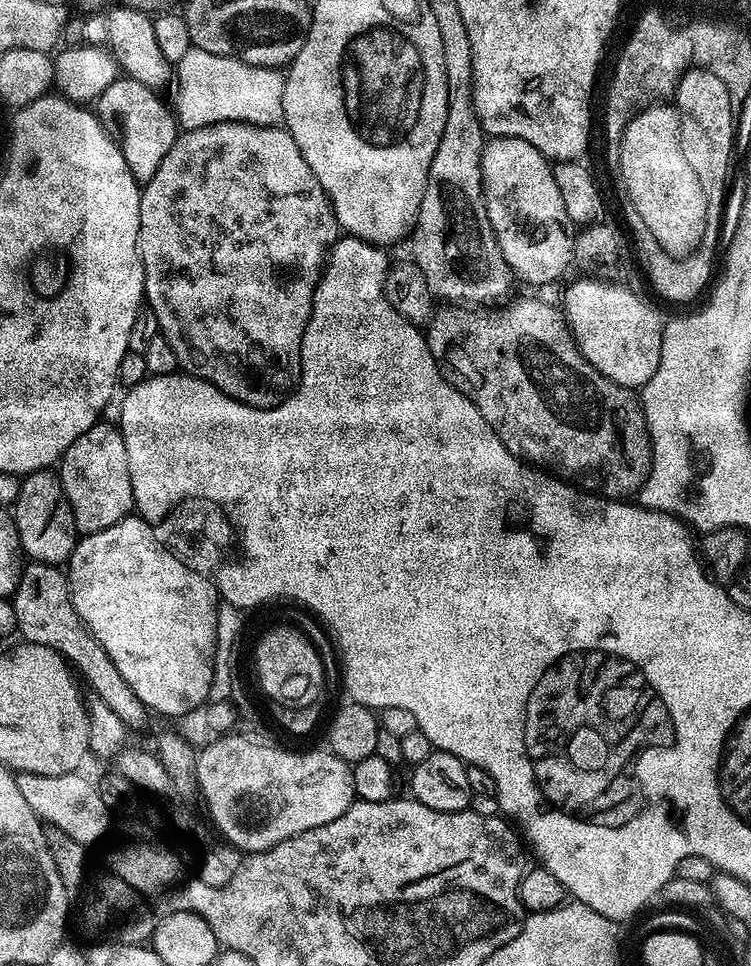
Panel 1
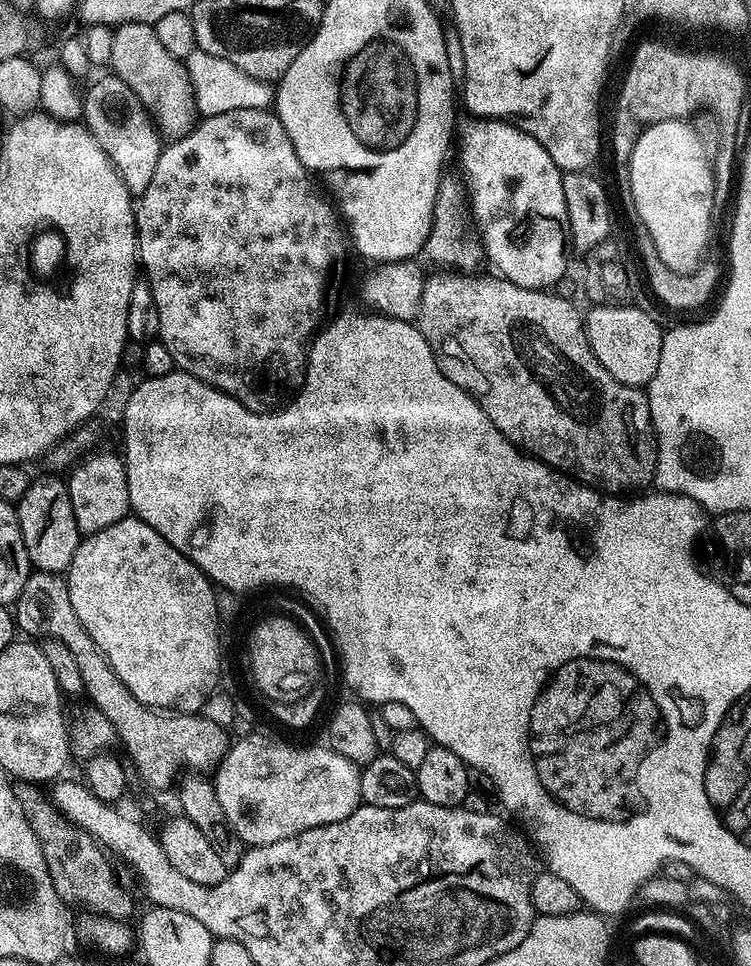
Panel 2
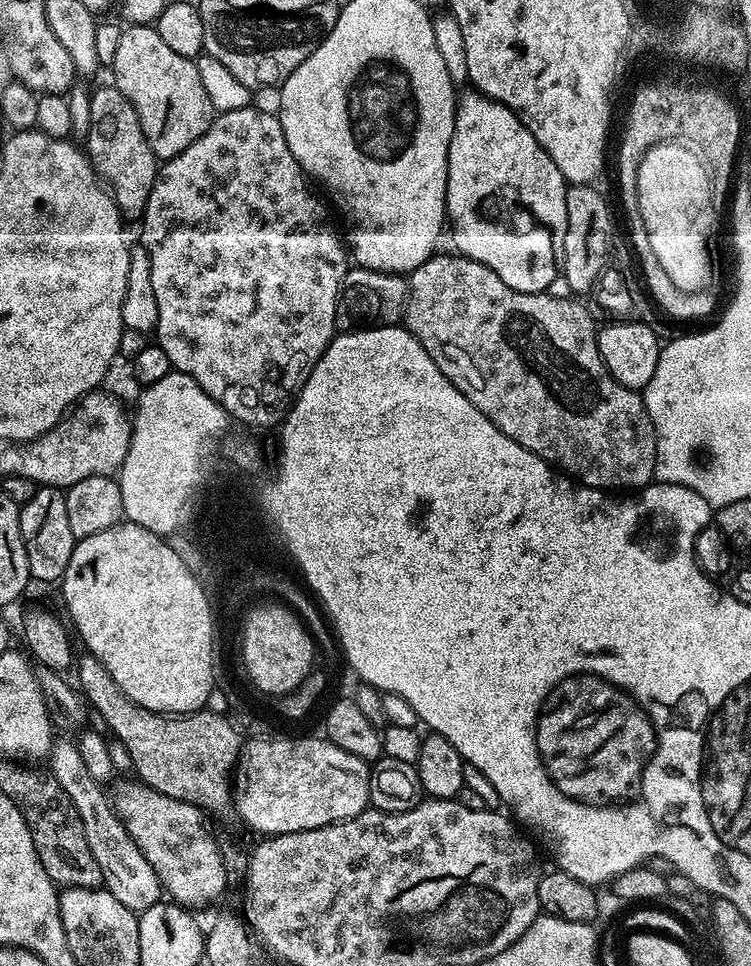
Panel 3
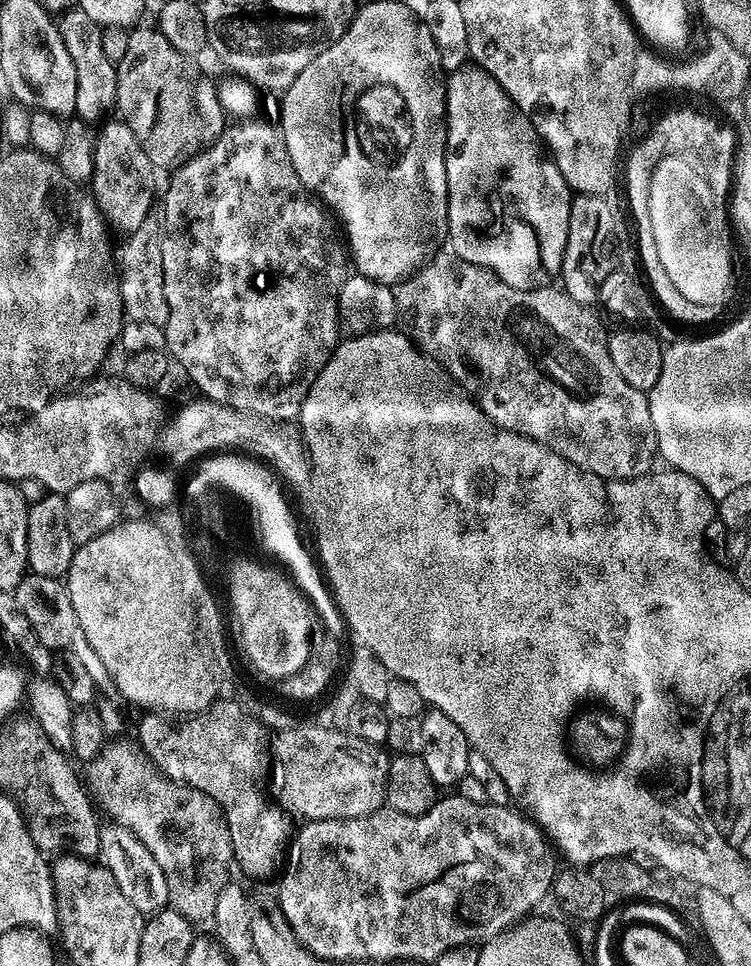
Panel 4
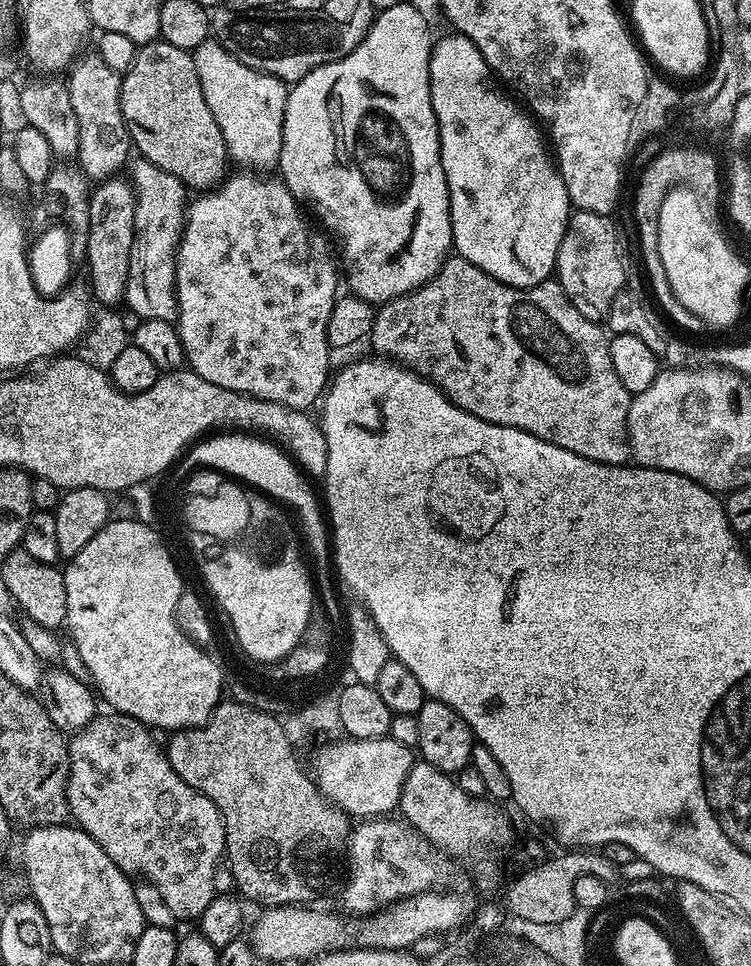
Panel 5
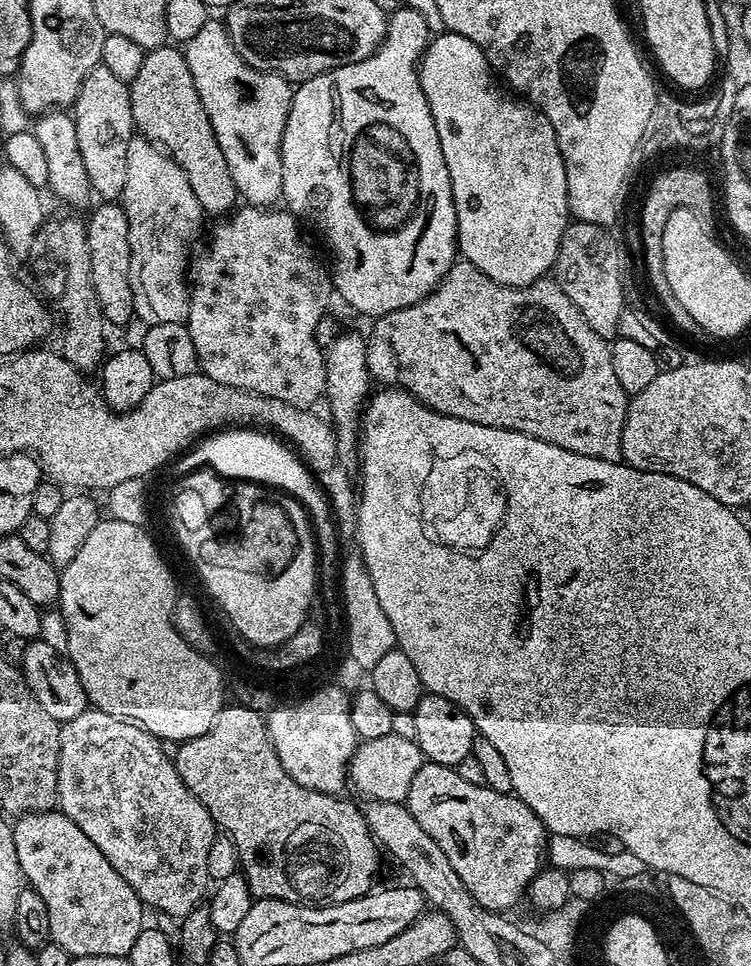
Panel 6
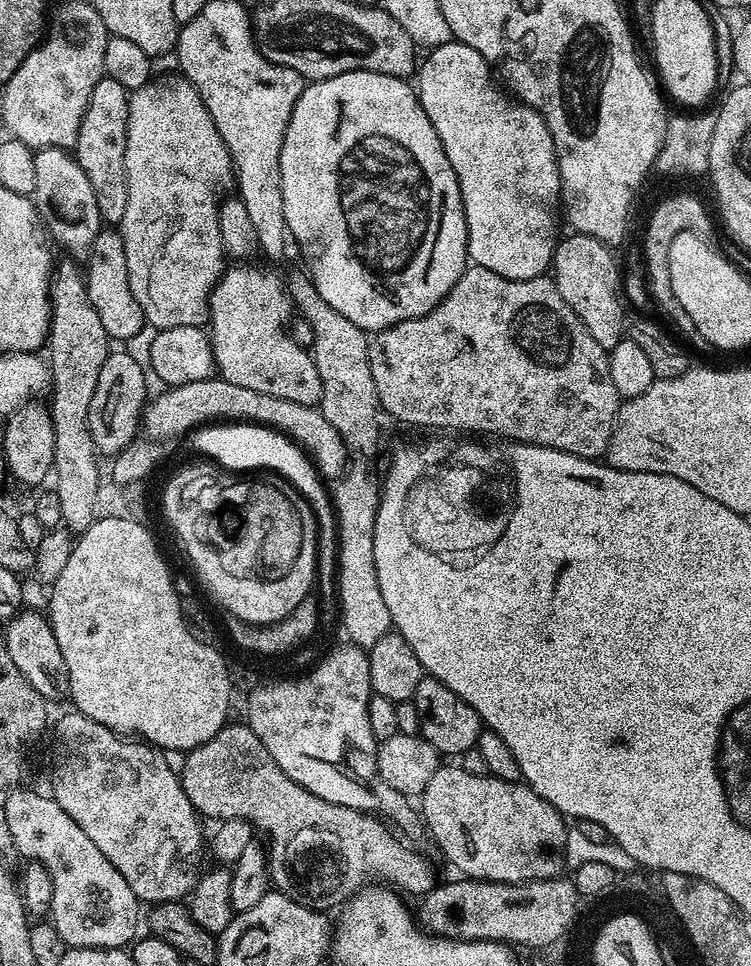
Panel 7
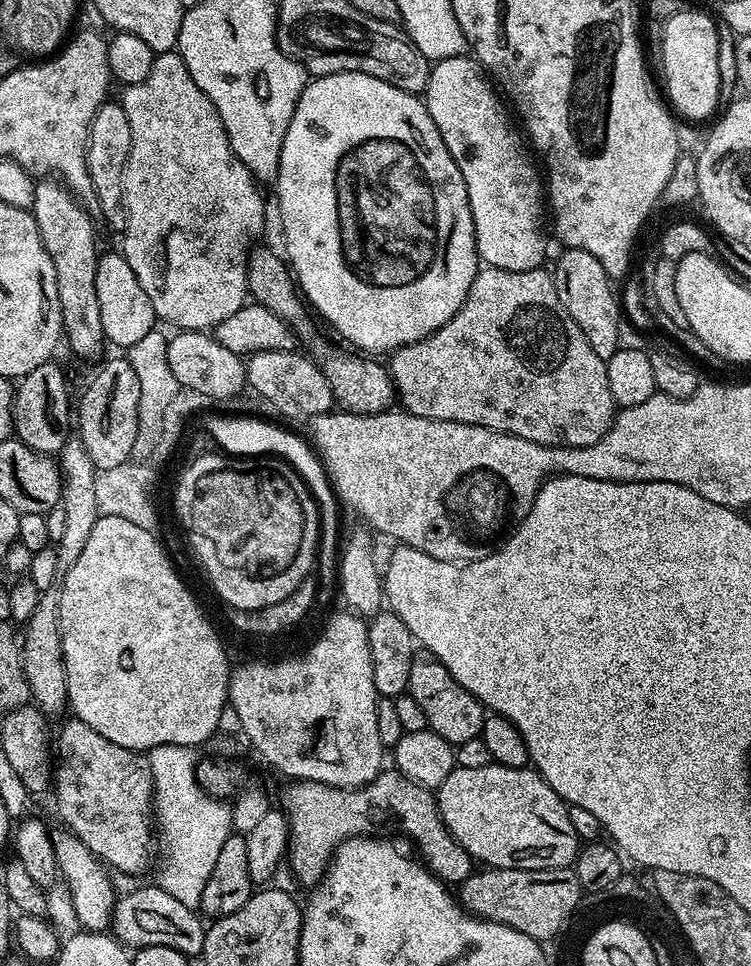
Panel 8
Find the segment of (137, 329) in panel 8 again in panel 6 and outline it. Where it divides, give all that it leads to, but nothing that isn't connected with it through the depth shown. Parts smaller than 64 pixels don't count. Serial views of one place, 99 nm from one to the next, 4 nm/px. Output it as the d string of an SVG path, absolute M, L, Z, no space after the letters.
M100 202L97 205L86 216L94 294L98 294L98 306L102 306L105 321L109 325L125 326L136 316L134 290L130 290L130 224L126 222L123 203Z

